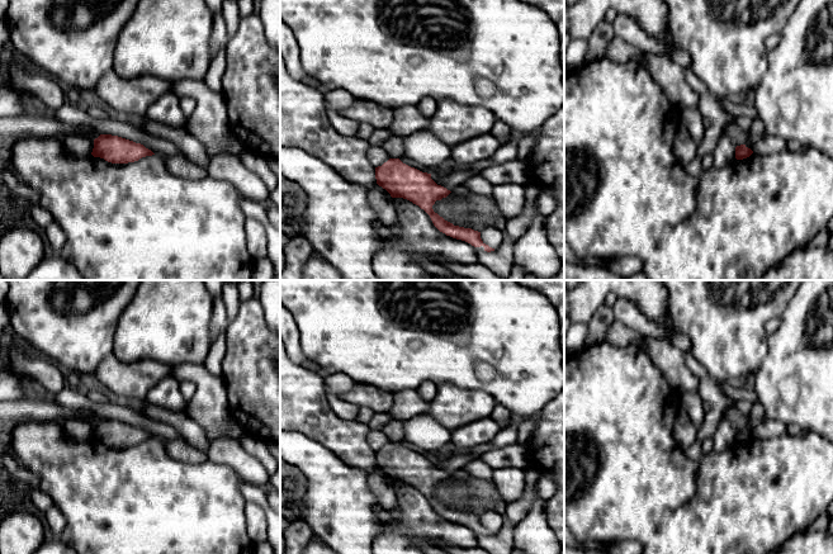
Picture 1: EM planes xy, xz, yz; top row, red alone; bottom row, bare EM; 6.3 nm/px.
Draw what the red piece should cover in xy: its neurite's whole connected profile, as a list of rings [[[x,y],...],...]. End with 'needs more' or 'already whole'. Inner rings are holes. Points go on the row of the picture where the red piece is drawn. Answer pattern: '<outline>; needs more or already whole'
[[[100,134],[94,139],[91,155],[112,164],[128,164],[155,153],[141,143],[118,136]]]; already whole

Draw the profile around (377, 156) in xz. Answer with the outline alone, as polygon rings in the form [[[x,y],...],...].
[[[370,146],[368,150],[368,160],[374,167],[378,167],[387,162],[389,156],[383,147]]]

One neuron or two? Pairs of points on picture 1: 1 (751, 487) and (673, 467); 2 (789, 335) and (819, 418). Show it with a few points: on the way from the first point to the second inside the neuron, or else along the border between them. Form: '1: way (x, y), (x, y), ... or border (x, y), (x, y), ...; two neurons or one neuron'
1: border (684, 451), (699, 464), (696, 491), (687, 501); two neurons
2: way (781, 358), (796, 367), (819, 389), (819, 396); one neuron

